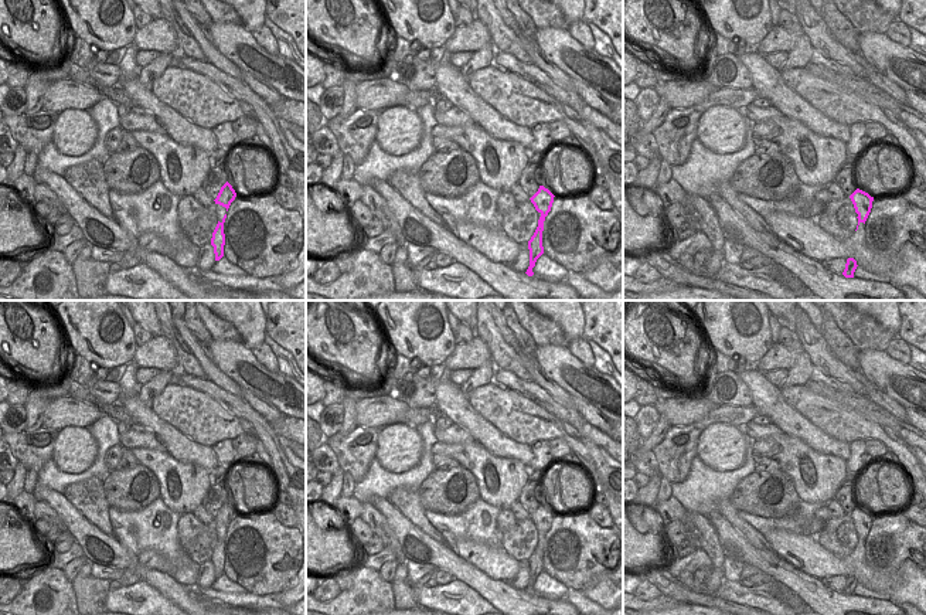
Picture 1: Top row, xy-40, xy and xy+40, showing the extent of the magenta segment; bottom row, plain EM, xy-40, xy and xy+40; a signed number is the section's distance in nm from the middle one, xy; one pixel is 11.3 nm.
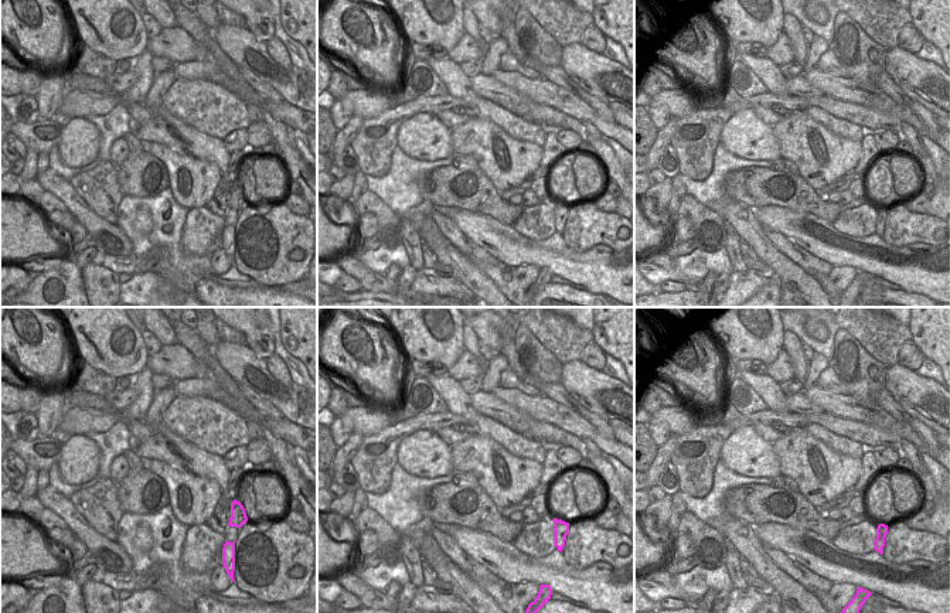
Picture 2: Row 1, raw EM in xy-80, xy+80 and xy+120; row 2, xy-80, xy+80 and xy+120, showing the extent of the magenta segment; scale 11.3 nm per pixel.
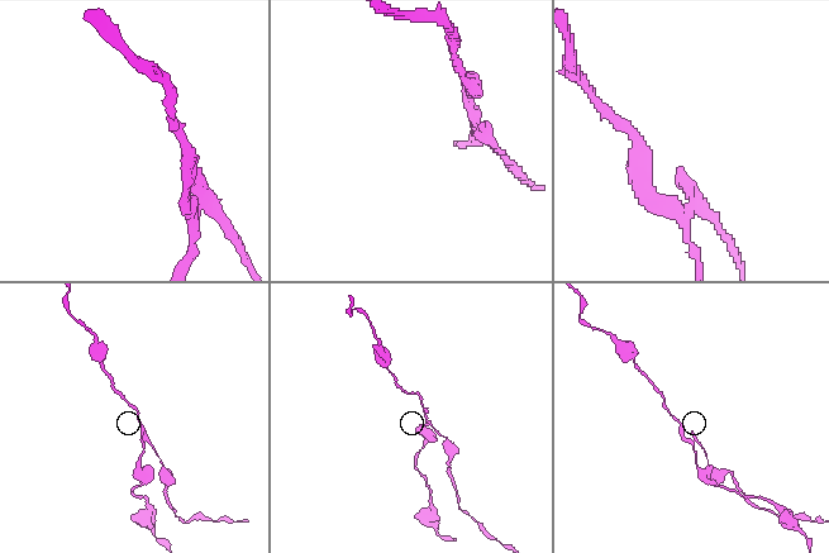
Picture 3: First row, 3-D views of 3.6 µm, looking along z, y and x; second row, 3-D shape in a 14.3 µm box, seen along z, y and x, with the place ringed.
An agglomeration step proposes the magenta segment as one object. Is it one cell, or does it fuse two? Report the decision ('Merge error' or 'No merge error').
Merge error.

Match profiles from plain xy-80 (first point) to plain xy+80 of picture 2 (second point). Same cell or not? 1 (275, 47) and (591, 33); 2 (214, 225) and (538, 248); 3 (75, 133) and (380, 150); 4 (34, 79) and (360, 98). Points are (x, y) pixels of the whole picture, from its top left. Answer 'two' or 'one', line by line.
1: one
2: two
3: two
4: two

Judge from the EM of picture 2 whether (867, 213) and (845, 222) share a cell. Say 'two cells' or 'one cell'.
one cell

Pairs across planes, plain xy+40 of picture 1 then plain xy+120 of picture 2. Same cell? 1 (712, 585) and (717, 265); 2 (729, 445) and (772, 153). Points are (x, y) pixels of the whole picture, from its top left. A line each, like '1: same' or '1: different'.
1: different
2: same

